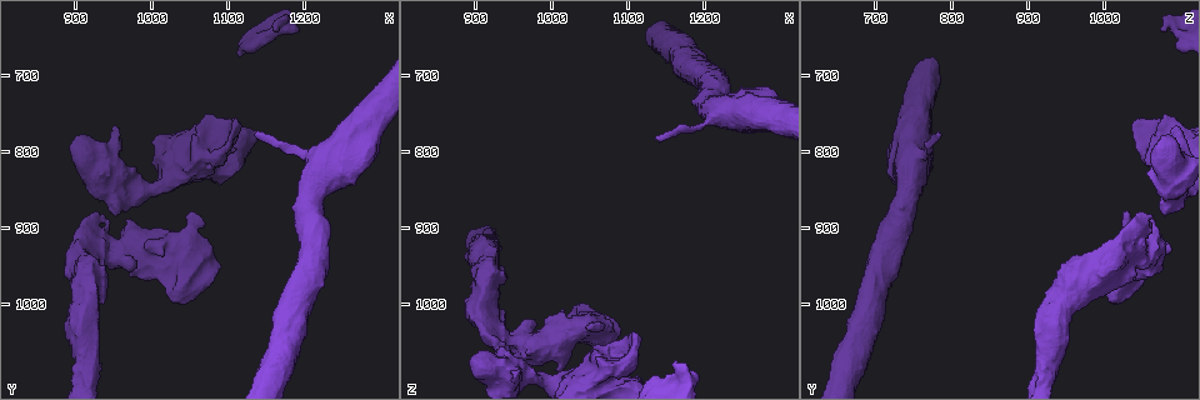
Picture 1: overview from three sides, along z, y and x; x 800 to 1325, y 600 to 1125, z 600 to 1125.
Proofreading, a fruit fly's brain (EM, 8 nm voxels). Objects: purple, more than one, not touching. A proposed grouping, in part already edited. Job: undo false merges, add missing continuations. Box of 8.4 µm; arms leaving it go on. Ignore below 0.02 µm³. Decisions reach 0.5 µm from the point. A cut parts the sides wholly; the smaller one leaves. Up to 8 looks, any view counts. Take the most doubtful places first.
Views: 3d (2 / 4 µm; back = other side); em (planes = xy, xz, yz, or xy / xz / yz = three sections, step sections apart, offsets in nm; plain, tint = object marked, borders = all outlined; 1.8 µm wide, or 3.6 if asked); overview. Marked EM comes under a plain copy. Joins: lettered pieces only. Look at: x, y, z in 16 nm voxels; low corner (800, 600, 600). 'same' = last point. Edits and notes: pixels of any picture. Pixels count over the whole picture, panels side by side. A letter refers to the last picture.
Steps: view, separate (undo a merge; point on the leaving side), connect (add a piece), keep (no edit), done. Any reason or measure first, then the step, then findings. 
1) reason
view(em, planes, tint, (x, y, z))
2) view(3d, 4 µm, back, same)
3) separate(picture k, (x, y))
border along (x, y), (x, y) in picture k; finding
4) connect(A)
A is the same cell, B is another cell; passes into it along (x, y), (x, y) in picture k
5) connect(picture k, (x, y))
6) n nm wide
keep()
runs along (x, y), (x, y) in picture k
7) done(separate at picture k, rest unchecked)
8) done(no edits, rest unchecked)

end of a long branch
view(em, yz, step 8, borders, (1160, 640, 1075))

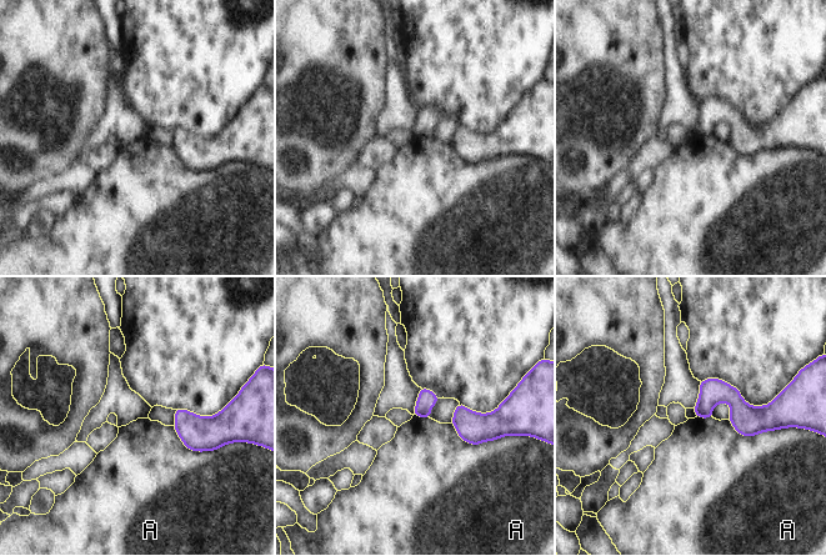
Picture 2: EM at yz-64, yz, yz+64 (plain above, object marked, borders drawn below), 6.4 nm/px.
view(em, planes, borders, same)

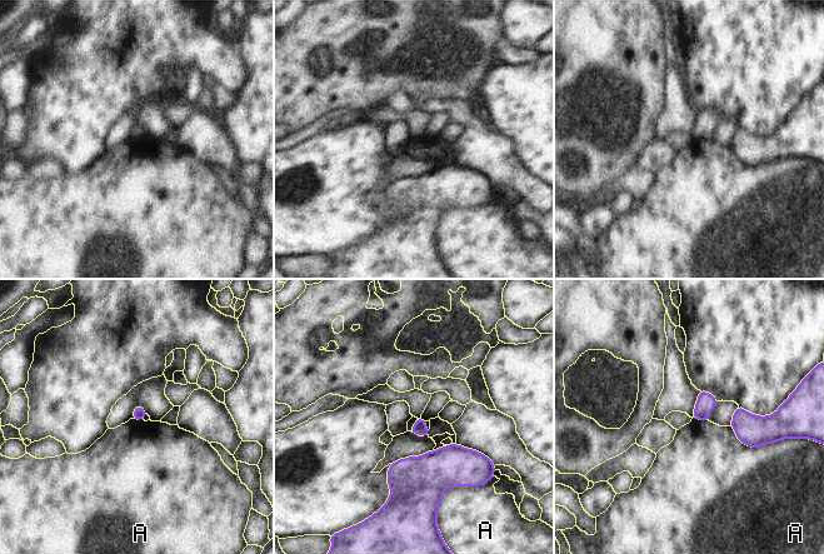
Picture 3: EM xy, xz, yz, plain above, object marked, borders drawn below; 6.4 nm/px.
keep()
A is another cell; border along (730, 425), (750, 447), (778, 442) in picture 3; none of them fits

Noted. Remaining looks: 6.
view(3d, 2 µm, (1050, 880, 1030))

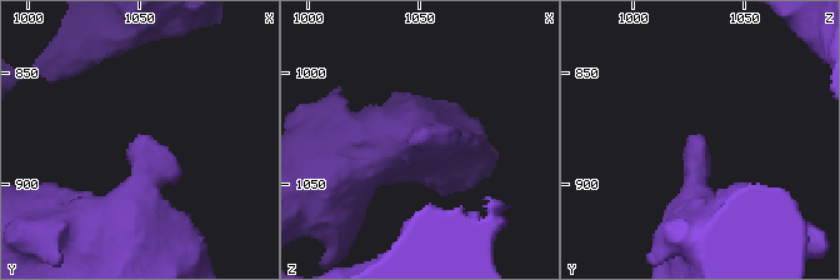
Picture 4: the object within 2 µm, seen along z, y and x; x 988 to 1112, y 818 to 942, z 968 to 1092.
view(em, planes, borders, (1050, 877, 1030))

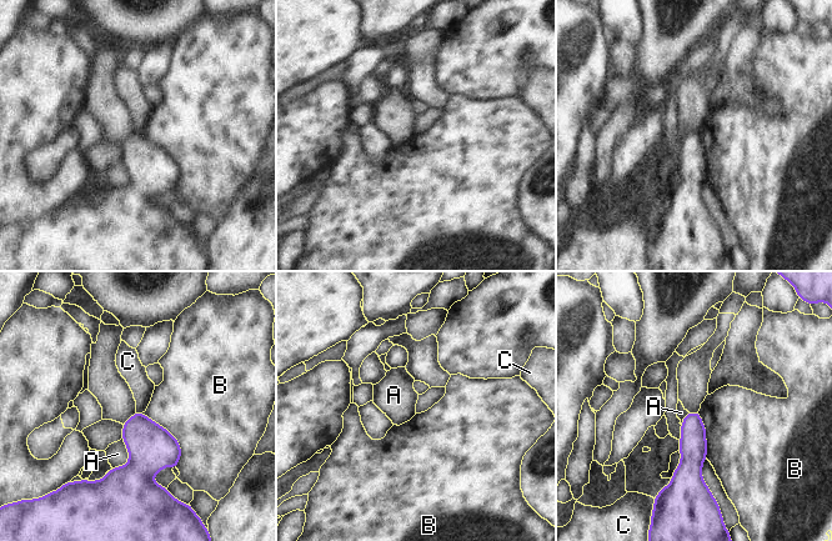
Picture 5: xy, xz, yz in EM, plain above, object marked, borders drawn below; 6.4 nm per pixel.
keep()
A, B and C are other cells; border along (121, 439), (128, 461), (113, 469) in picture 5; no lettered piece goes on from it

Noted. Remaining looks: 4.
tapers out
view(em, xz, step 8, borders, (1135, 775, 780))

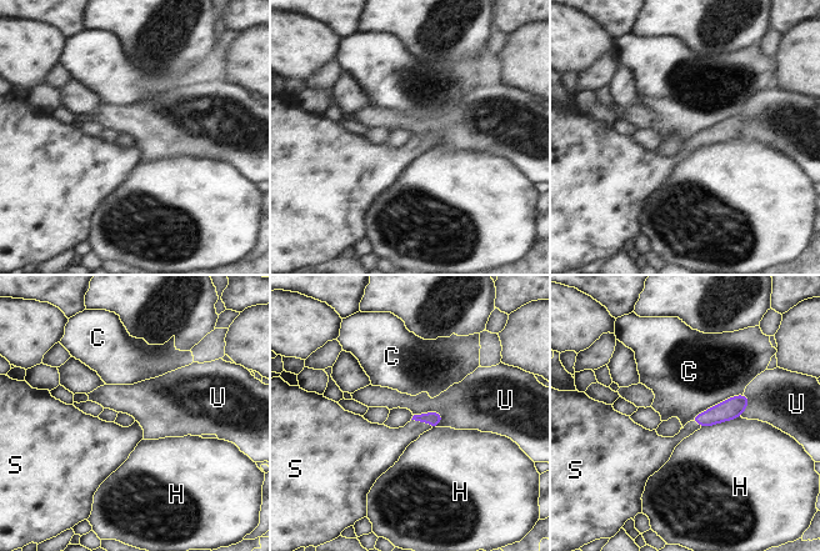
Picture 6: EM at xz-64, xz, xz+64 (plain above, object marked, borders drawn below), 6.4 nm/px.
cut it another way
view(em, planes, borders, same)

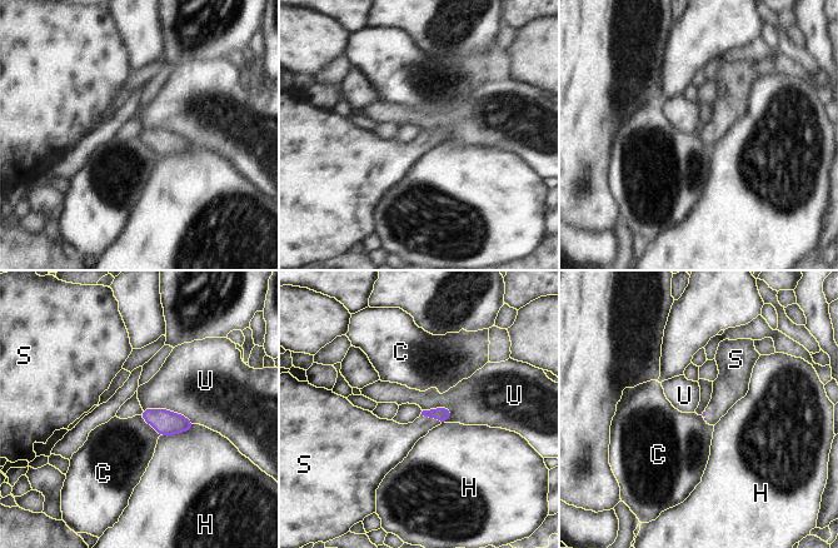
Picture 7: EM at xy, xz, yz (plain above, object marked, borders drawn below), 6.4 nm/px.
connect(S)
S is the same cell, C, H and U are other cells; the cell continues

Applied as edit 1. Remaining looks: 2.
done(connect at picture 7, rest unchecked)

